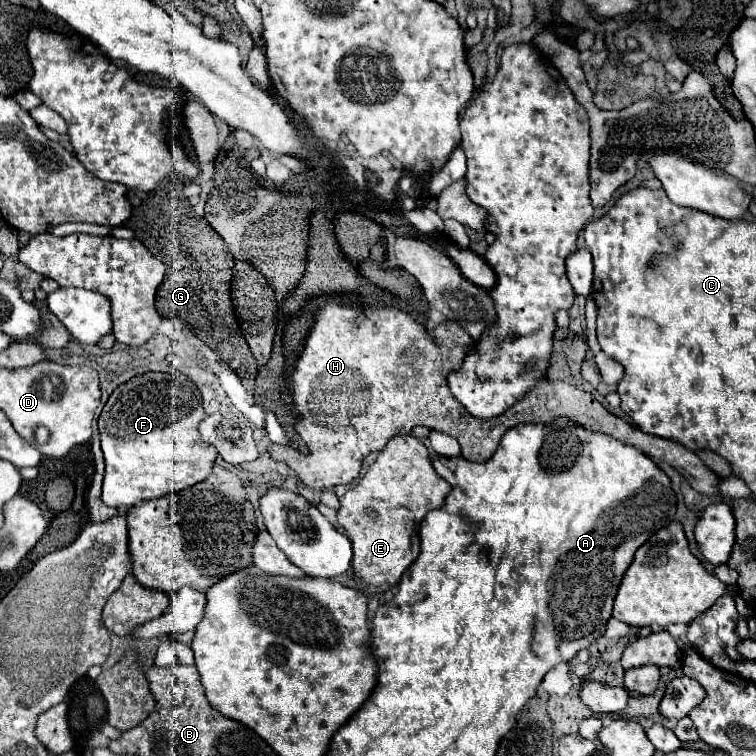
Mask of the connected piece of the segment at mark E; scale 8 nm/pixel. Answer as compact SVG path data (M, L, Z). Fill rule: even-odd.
M400 435L386 443L364 473L334 491L340 499L338 523L354 547L352 567L356 577L366 585L392 587L420 553L420 521L426 513L444 505L452 487L432 469L424 443L412 435Z

